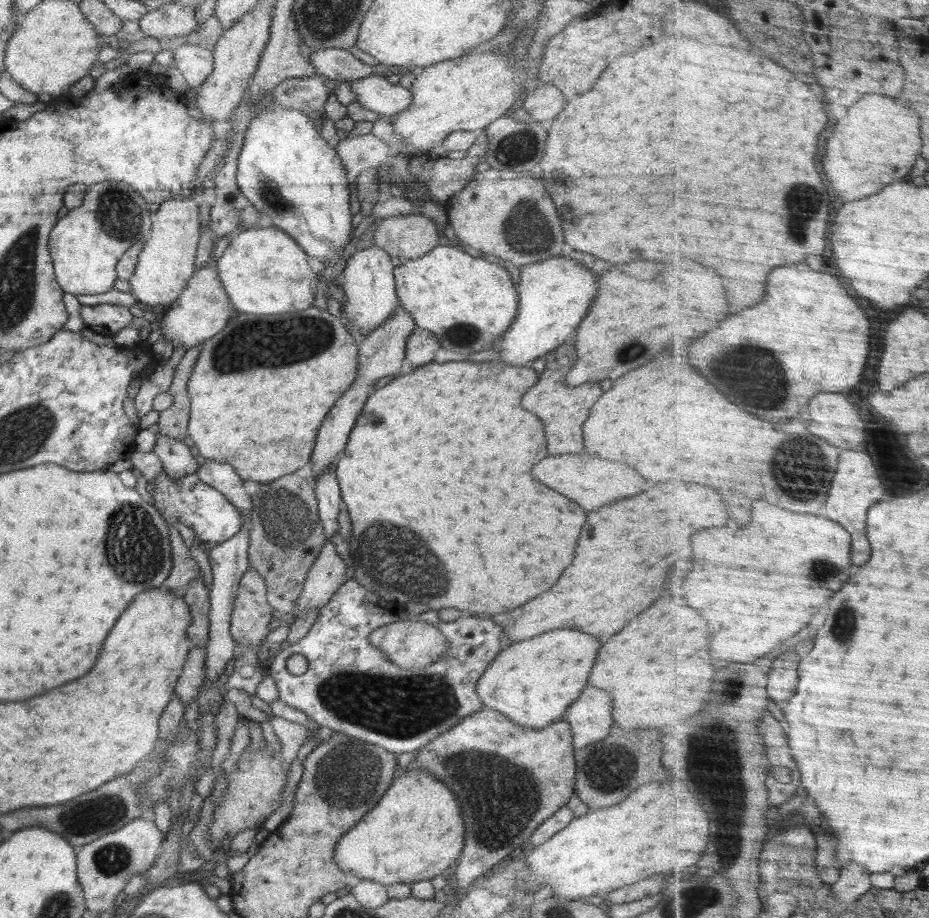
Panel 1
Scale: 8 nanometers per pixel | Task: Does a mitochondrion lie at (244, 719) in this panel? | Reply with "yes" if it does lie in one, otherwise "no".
no

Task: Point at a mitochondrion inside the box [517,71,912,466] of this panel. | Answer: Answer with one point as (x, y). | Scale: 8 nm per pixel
(770, 388)

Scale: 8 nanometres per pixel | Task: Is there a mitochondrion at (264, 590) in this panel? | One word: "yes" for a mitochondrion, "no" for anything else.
no

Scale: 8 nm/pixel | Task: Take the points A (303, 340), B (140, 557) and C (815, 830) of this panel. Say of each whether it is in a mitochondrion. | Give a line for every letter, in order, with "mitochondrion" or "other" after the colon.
A: mitochondrion
B: mitochondrion
C: other

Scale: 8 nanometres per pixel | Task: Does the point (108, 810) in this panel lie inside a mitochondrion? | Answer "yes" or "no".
yes

